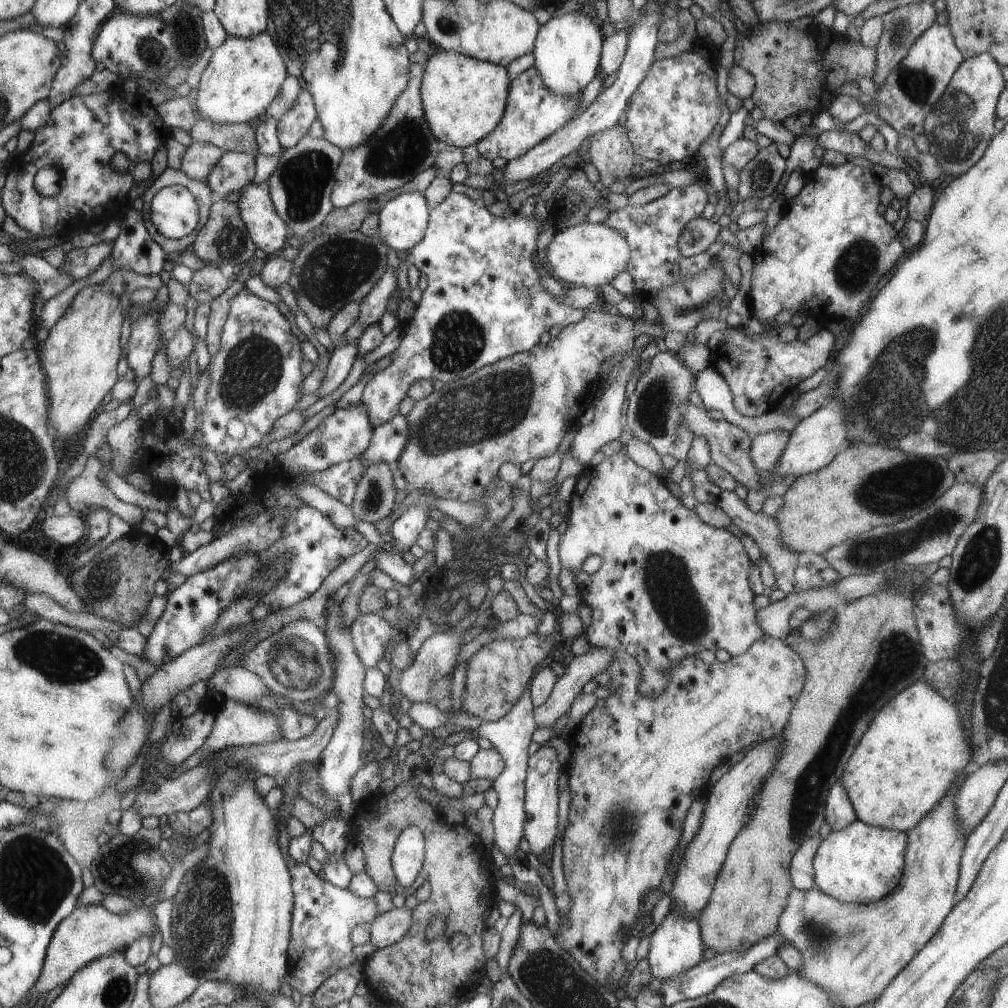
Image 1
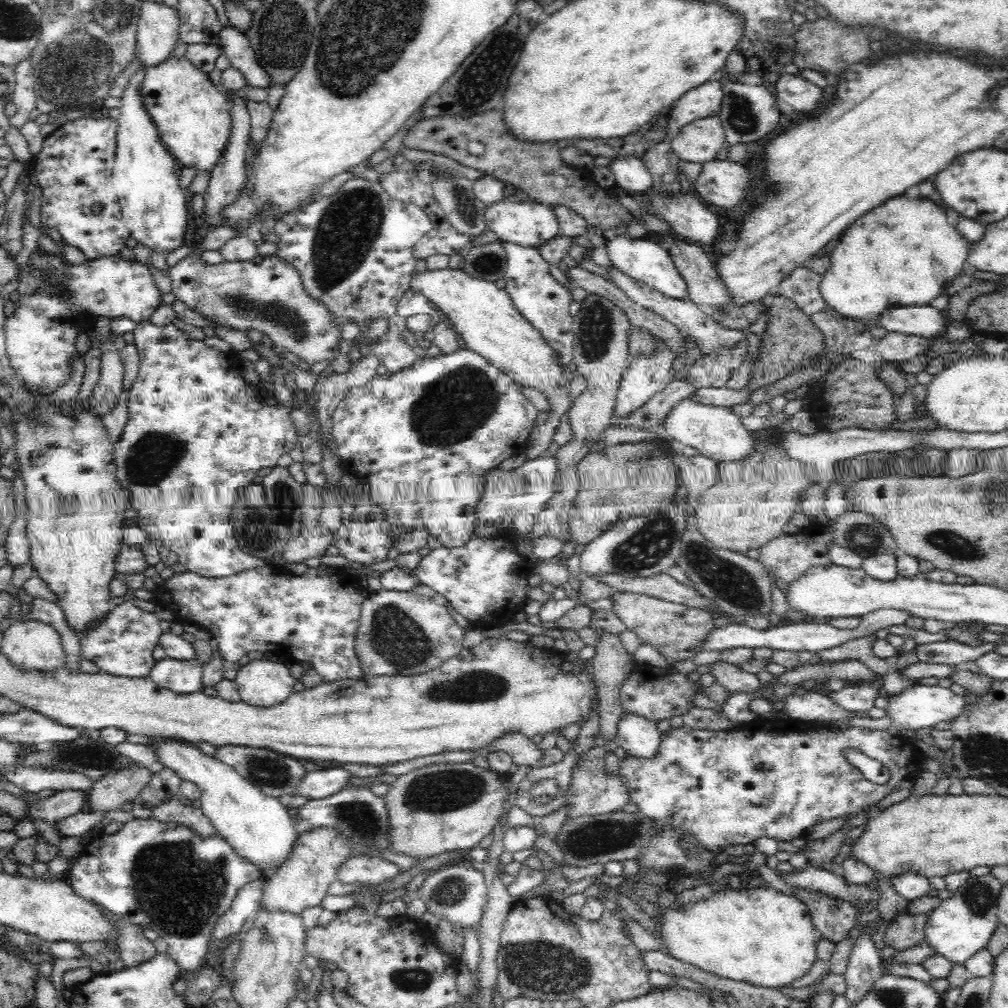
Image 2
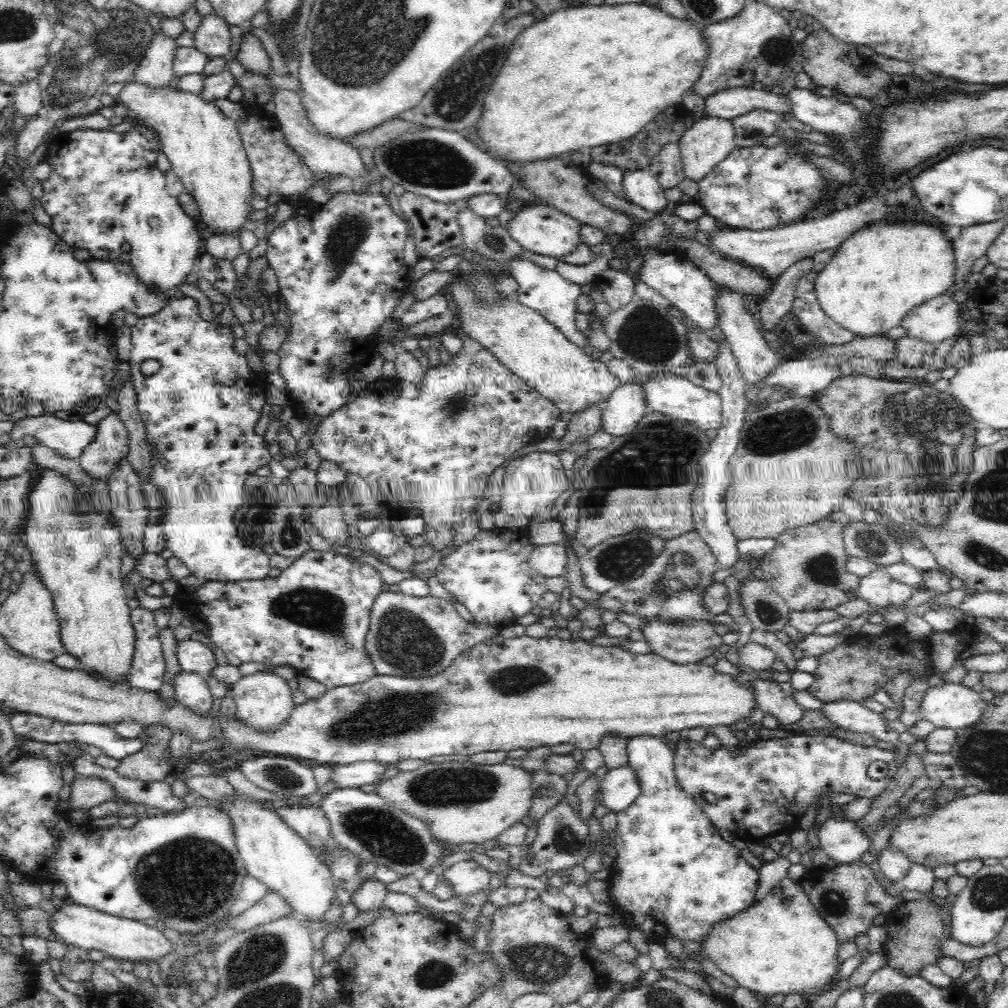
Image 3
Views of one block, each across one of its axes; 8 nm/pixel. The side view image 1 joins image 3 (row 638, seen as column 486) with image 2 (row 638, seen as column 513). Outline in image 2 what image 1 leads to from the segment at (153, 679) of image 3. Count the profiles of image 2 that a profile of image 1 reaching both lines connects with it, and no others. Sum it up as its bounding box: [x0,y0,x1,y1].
[76,601,163,679]

